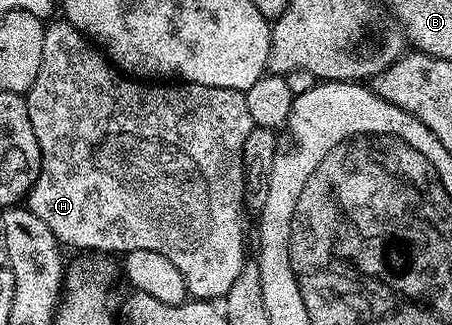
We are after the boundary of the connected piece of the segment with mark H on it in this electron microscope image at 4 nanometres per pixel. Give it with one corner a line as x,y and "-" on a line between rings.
56,19
44,30
42,39
42,67
38,67
38,79
26,94
30,127
34,127
34,139
40,148
40,173
26,198
26,208
32,212
50,231
54,231
61,246
73,245
76,249
98,249
104,253
123,255
130,251
158,251
166,255
186,281
189,298
202,301
224,299
230,287
246,264
248,237
244,234
244,148
246,135
254,128
250,111
246,107
243,92
226,87
206,87
187,83
145,83
125,75
93,45
83,33
77,31
70,22

